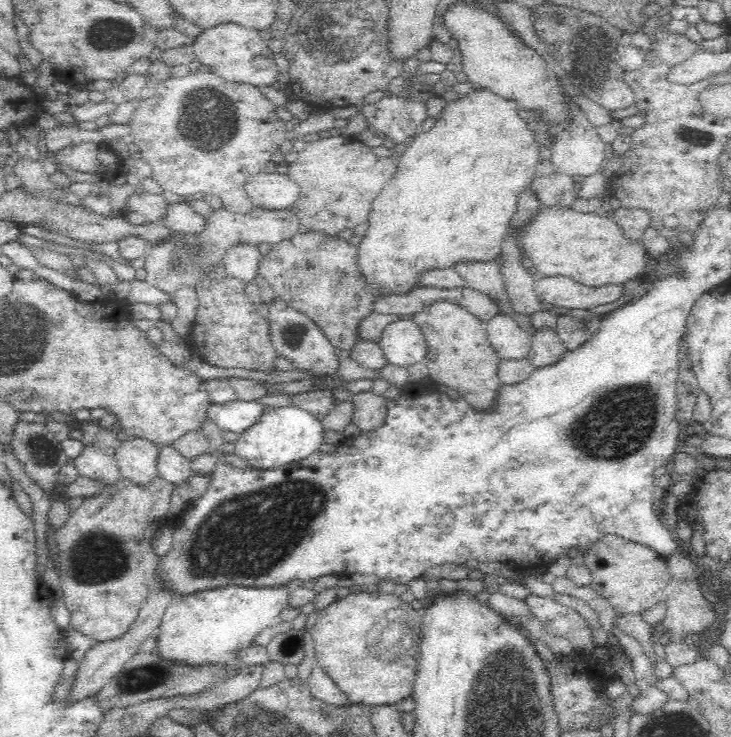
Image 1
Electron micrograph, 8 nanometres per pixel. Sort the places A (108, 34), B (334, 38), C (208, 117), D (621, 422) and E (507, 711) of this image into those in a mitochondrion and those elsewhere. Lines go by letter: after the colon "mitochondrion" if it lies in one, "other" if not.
A: mitochondrion
B: mitochondrion
C: mitochondrion
D: mitochondrion
E: mitochondrion

